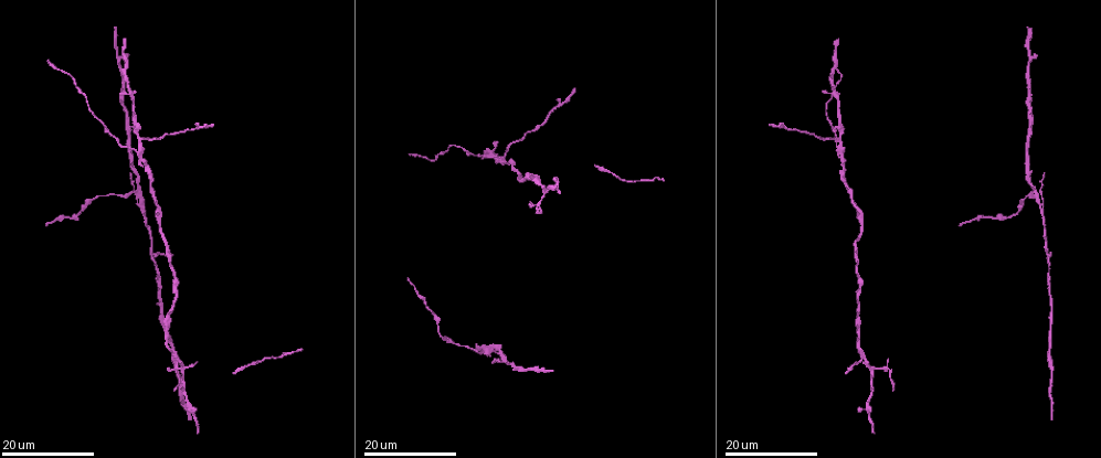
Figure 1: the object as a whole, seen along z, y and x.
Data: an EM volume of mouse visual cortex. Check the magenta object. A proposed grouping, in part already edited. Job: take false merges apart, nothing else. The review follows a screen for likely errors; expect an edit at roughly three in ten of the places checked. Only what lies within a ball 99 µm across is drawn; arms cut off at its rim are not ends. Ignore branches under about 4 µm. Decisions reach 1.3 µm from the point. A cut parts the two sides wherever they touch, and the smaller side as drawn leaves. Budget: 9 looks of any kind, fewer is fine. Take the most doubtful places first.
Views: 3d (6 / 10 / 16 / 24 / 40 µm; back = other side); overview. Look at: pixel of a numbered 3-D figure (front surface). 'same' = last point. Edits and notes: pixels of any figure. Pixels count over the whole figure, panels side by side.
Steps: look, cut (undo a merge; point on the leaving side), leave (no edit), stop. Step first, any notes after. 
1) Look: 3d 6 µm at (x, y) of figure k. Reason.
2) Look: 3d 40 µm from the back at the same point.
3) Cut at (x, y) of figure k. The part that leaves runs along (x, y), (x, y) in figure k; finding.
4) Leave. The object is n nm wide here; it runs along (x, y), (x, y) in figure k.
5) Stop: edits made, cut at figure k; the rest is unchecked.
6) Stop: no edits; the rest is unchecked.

Look: 3d 24 µm at (154, 258) of figure 1. Three arms meet.

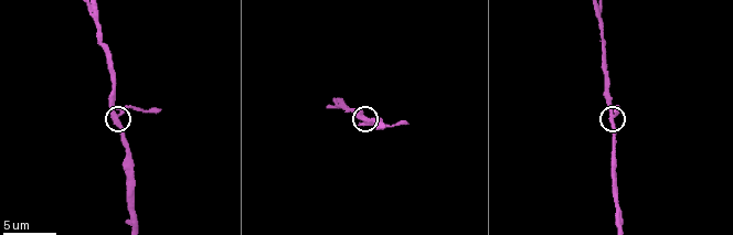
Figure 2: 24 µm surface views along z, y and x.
Look: 3d 10 µm at (611, 117) of figure 2.

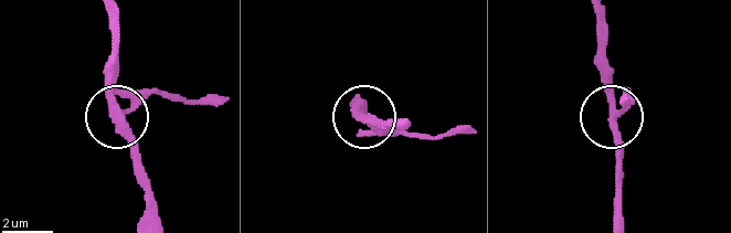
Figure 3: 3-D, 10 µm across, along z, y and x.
Cut at (150, 94) of figure 3. The object is 290 nm wide here; the part that leaves runs along (118, 112), (161, 93), (218, 99) in figure 3; a second cell is stuck on.

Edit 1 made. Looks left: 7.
Look: 3d 6 µm at (332, 107) of figure 2.

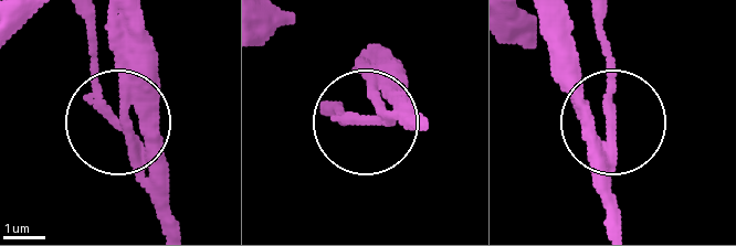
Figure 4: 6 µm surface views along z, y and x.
Look: 3d 6 µm from the back at (109, 116) of figure 4.

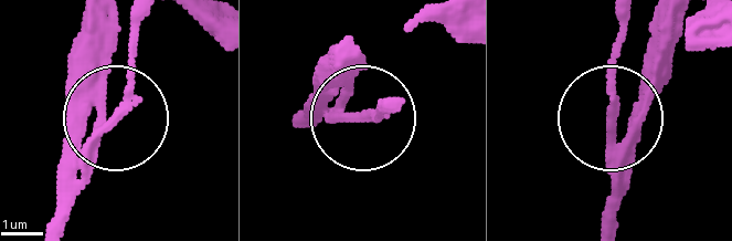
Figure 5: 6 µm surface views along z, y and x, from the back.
Cut at (120, 103) of figure 5. The object is 200 nm wide here; the part that leaves runs along (86, 149), (122, 100), (139, 16) in figure 5; a second cell is stuck on.

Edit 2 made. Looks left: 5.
Look: overview. Redraw.

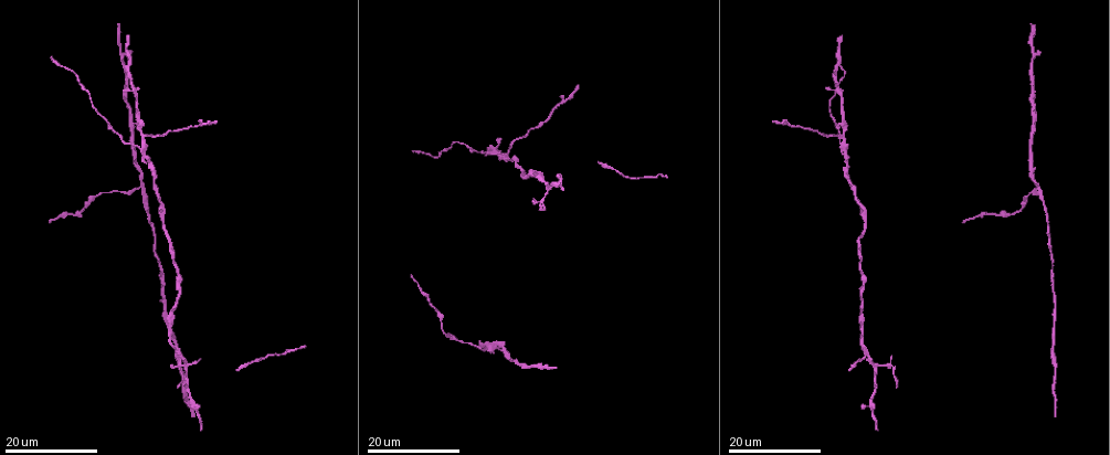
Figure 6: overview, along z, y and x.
Look: 3d 24 µm at (189, 364) of figure 6. Looks like a crossing.

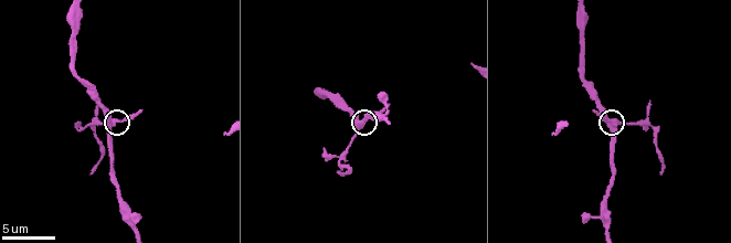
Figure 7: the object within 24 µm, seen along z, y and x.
Look: 3d 6 µm at (117, 119) of figure 7. Closer look.

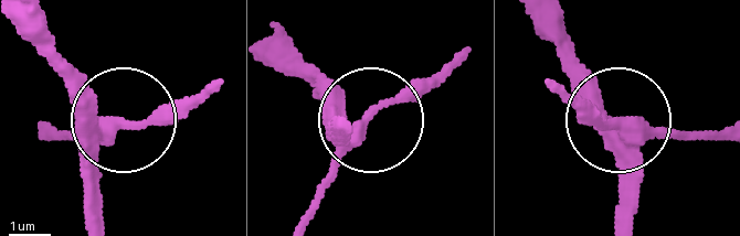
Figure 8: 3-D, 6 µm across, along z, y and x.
Cut at (149, 122) of figure 8. The side arm is 16 µm long; the part that leaves runs along (643, 130), (723, 130) in figure 8; two cells meet here.

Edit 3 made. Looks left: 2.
Stop: edits made, cut at figure 3, cut at figure 5, cut at figure 8; the rest is unchecked.

